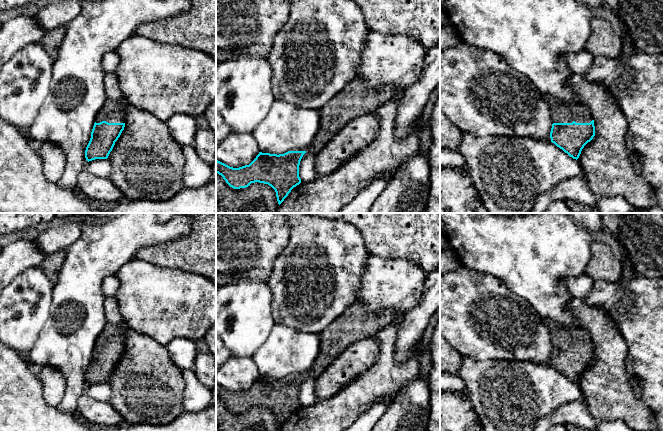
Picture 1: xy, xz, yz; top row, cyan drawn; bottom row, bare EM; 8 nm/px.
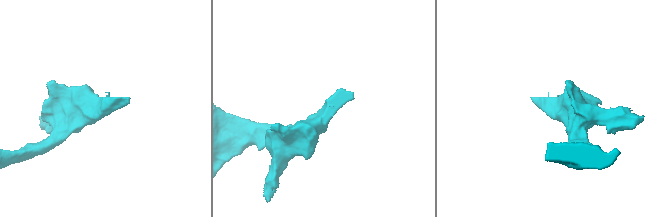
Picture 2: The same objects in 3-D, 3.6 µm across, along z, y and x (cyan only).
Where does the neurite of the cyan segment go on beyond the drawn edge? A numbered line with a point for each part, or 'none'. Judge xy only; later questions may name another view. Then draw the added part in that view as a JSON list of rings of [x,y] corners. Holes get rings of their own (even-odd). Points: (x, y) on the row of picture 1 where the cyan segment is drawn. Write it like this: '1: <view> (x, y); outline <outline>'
1: xy (112, 111); outline [[[122,99],[106,100],[95,118],[96,123],[100,123],[102,121],[106,121],[108,123],[125,123],[125,112]]]

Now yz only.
1: yz (561, 112); outline [[[547,94],[542,97],[548,104],[553,123],[590,123],[593,120],[589,108],[581,102],[562,103]]]

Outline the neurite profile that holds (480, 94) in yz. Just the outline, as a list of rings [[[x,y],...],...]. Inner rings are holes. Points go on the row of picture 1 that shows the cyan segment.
[[[463,40],[440,50],[440,110],[462,133],[476,137],[529,137],[551,141],[552,115],[542,93],[529,79],[512,70],[503,57]]]

